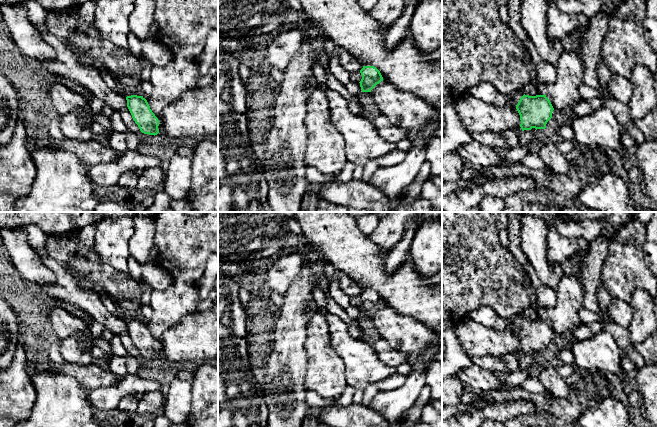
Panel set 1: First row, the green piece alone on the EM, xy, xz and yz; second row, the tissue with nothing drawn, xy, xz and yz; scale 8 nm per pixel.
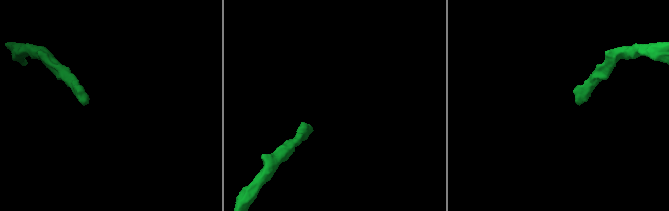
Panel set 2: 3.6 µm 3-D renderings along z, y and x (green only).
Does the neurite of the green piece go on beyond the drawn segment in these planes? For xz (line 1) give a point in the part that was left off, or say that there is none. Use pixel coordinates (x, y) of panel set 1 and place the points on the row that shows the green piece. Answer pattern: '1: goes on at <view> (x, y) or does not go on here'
1: does not go on here

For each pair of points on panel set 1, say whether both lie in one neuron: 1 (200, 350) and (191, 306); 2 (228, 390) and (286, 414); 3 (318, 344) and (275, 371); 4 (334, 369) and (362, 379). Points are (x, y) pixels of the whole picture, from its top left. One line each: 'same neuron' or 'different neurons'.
1: different neurons
2: different neurons
3: different neurons
4: different neurons

